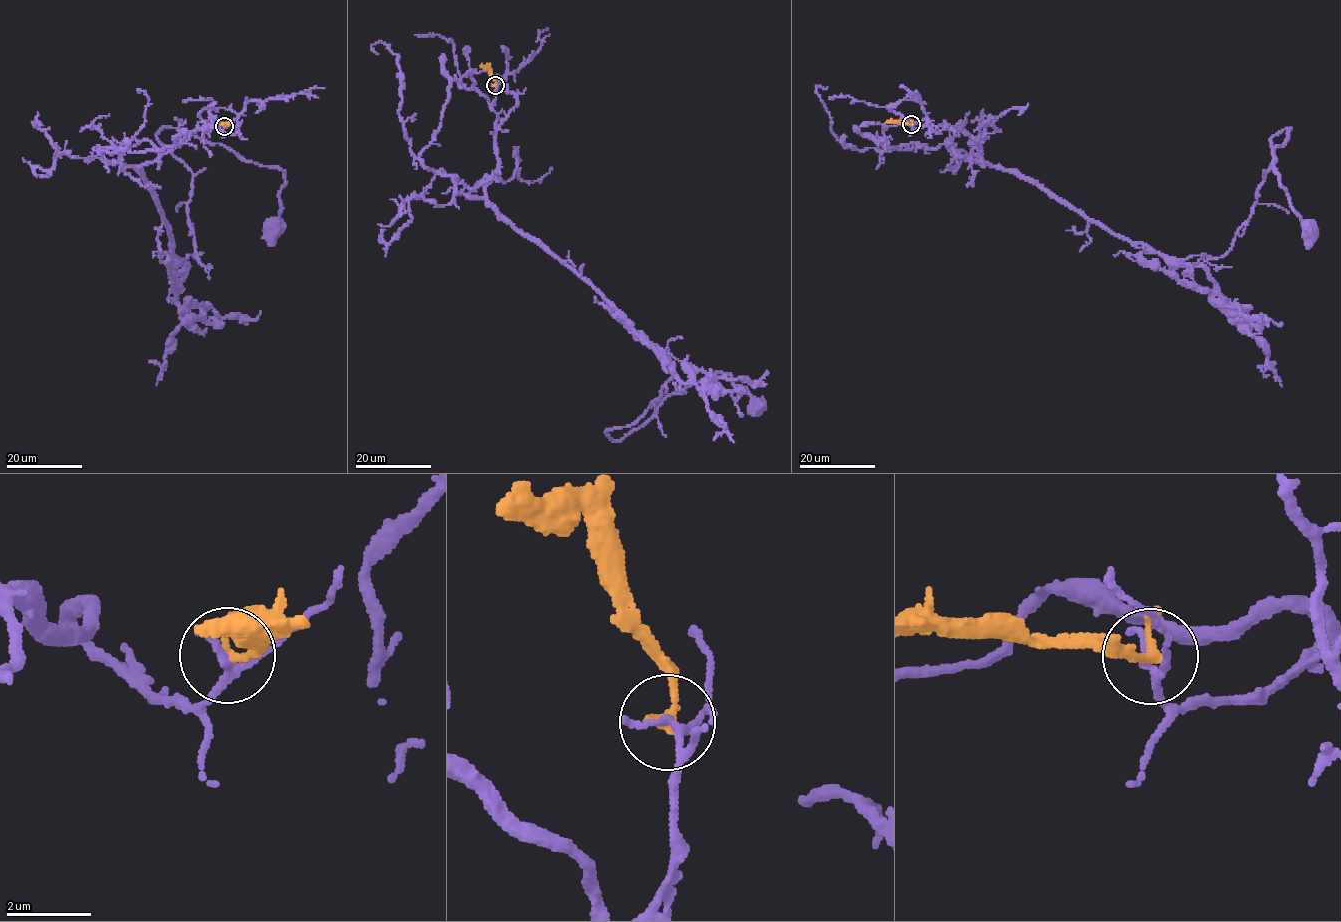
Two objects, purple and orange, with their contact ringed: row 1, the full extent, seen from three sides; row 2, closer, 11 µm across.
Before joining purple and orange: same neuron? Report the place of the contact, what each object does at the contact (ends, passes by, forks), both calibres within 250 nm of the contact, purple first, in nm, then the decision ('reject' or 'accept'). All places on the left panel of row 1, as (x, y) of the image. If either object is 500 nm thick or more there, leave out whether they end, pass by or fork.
place (224, 126); purple passes by; orange passes by; calibres 160 and 160 nm; reject

